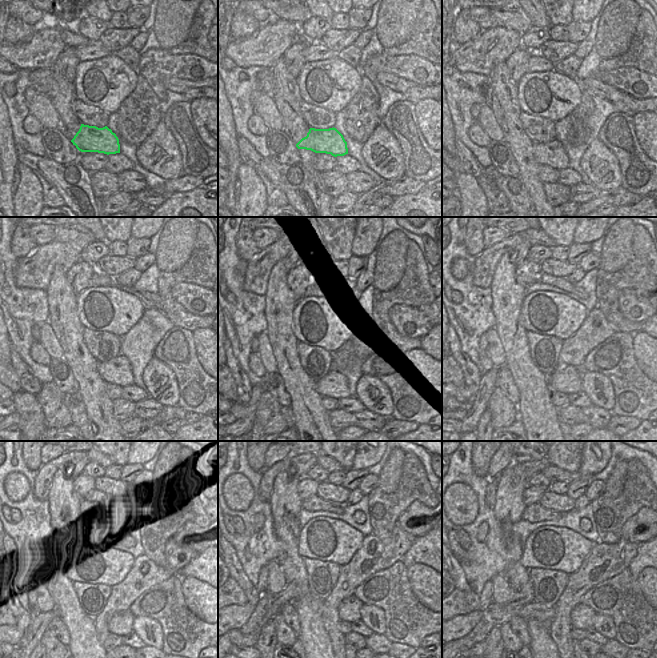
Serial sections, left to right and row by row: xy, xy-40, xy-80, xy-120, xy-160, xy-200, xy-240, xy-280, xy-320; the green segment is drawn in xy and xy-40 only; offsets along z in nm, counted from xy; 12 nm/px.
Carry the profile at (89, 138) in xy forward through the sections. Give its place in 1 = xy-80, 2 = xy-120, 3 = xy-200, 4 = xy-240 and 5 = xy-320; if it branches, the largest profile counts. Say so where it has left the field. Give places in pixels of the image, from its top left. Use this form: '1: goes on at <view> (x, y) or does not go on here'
1: goes on at xy-80 (557, 143)
2: goes on at xy-120 (119, 371)
3: goes on at xy-200 (570, 380)
4: goes on at xy-240 (121, 608)
5: goes on at xy-320 (581, 614)

